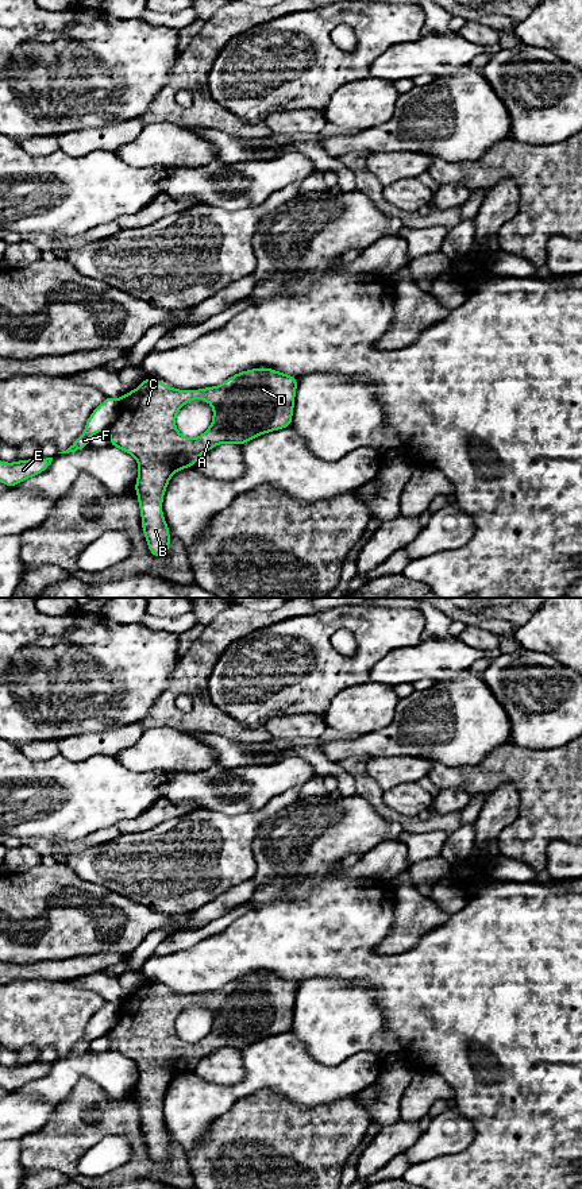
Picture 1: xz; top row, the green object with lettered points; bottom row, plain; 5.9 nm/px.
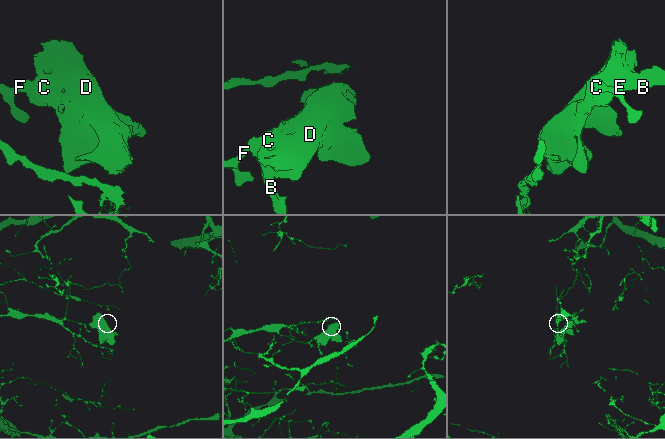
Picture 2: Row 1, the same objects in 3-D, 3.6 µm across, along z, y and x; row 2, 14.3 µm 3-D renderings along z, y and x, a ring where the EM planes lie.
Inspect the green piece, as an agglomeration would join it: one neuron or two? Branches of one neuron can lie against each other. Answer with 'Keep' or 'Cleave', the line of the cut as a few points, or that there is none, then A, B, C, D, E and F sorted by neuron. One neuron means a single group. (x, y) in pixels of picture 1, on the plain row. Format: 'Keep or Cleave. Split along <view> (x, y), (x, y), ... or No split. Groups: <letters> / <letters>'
Cleave. Split along xz (120, 1004), (120, 1016), (107, 1033). Groups: A B C D / E F

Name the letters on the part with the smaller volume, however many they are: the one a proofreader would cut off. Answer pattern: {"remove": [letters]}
{"remove": ["A", "B", "C", "D"]}

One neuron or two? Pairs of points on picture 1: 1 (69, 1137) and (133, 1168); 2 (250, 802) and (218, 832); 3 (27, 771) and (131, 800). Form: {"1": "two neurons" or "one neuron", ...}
{"1": "one neuron", "2": "two neurons", "3": "one neuron"}

